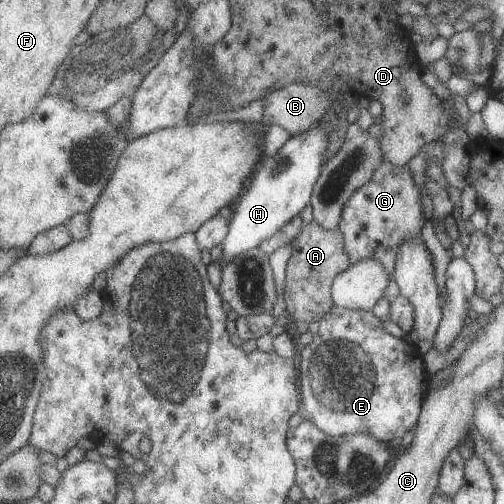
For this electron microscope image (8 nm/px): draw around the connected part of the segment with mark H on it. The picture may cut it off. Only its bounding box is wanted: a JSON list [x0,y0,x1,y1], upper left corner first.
[217,125,328,268]

